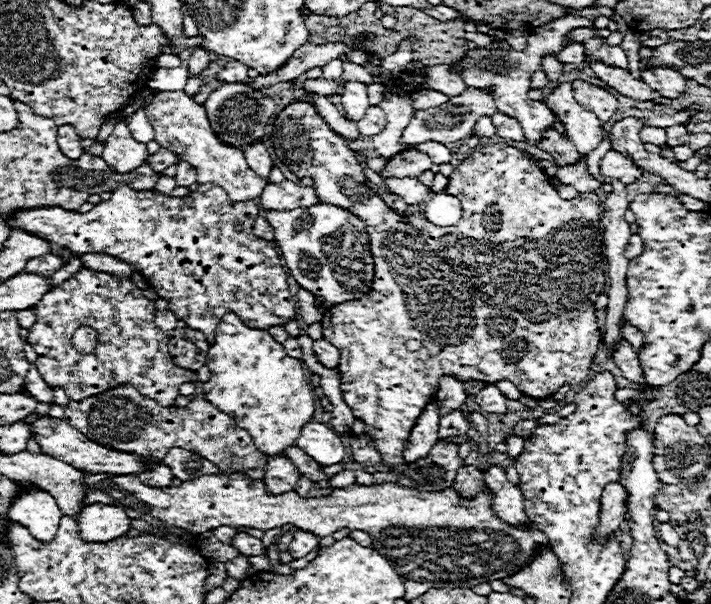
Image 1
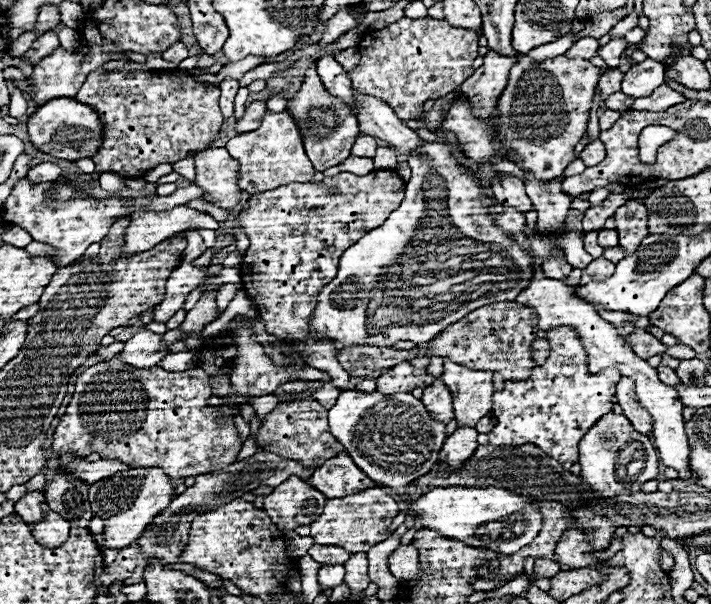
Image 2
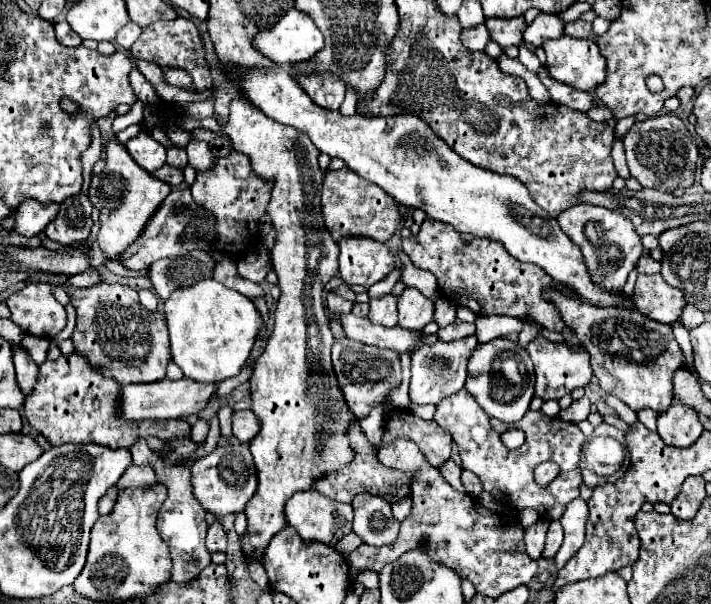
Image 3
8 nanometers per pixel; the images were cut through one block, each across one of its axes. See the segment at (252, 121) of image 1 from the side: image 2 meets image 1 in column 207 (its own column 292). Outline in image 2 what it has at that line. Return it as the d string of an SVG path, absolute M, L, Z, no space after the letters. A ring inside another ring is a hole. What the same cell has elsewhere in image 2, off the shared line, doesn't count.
M314 68L308 70L300 92L296 94L296 98L292 98L288 102L286 108L292 112L292 116L296 116L296 122L300 124L306 154L308 154L316 172L324 172L332 166L338 166L350 156L350 148L360 132L358 120L348 112L348 108L344 108L344 104L340 104L340 100L332 98L332 94L328 94L324 90Z

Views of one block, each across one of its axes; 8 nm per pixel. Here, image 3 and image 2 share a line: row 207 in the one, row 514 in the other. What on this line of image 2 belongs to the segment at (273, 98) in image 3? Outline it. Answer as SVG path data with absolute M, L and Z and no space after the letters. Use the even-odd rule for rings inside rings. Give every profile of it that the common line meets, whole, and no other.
M432 488L428 494L412 498L408 516L418 518L422 528L434 530L444 538L460 540L472 548L486 548L498 554L516 554L522 546L536 538L542 528L542 516L532 504L536 498L526 498L504 488Z

